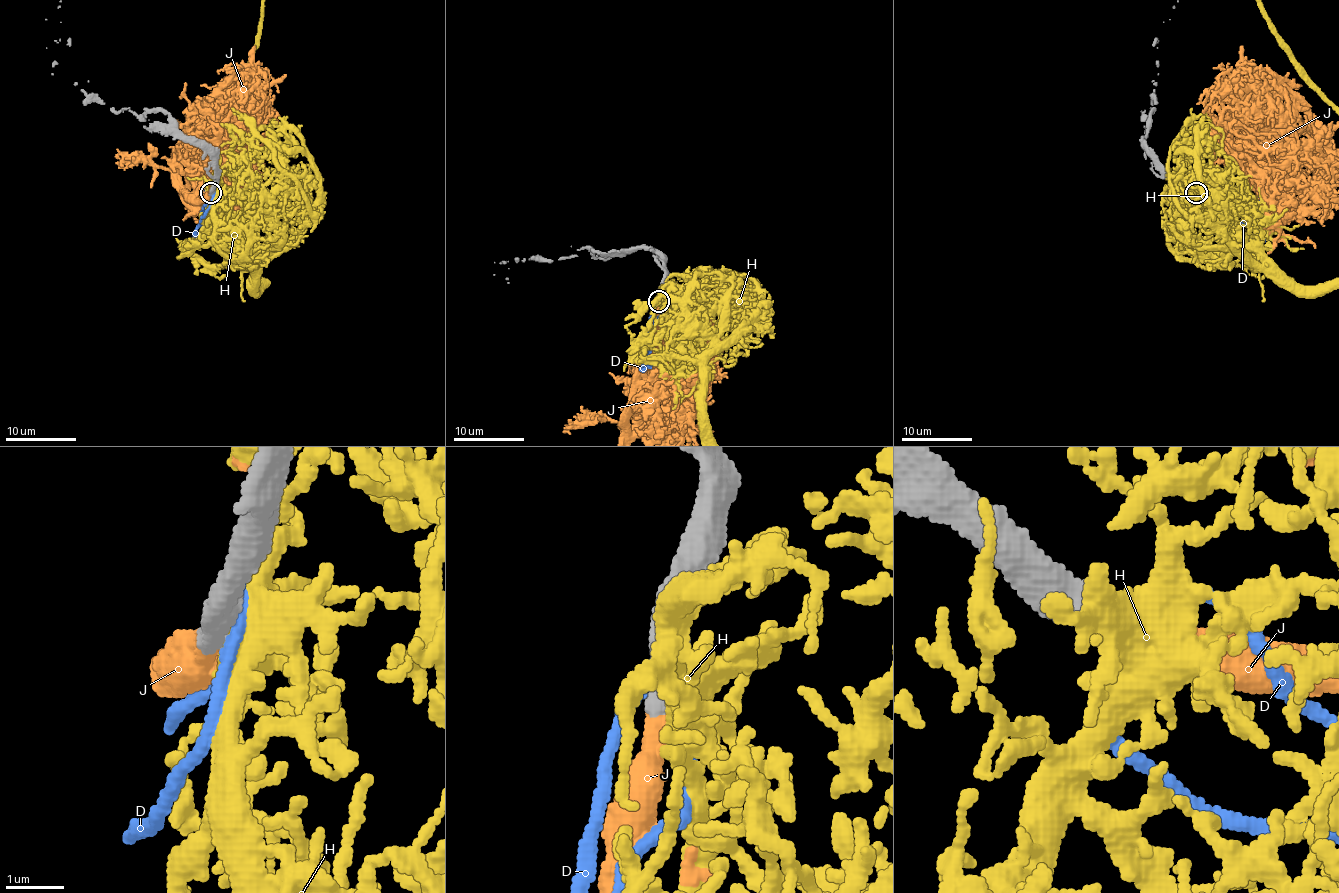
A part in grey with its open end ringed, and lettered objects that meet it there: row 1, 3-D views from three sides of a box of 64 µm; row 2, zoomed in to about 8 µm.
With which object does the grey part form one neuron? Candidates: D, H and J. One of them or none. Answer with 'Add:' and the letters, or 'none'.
Add: J

